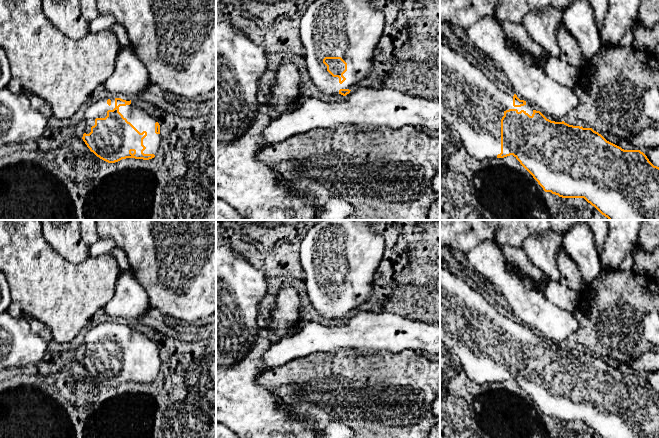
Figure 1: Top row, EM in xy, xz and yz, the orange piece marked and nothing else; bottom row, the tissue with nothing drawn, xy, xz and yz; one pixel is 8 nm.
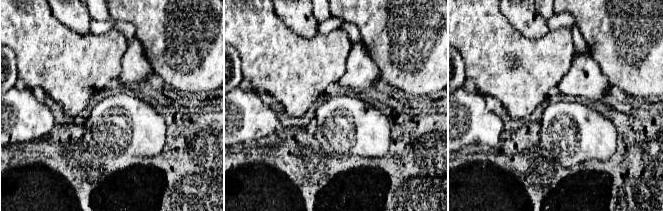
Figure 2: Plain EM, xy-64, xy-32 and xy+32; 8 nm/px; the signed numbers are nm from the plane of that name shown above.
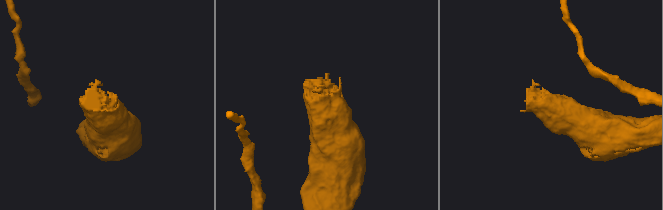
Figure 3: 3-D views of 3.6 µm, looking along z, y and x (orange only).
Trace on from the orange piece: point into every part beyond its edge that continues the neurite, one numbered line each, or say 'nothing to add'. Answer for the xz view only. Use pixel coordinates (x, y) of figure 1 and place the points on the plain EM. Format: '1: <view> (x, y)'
1: xz (349, 251)

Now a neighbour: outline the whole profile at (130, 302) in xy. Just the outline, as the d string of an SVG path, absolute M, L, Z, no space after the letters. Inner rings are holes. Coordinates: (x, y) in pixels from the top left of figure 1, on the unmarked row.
M120 272L114 294L104 307L107 315L130 323L140 322L150 308L148 295L132 272Z

